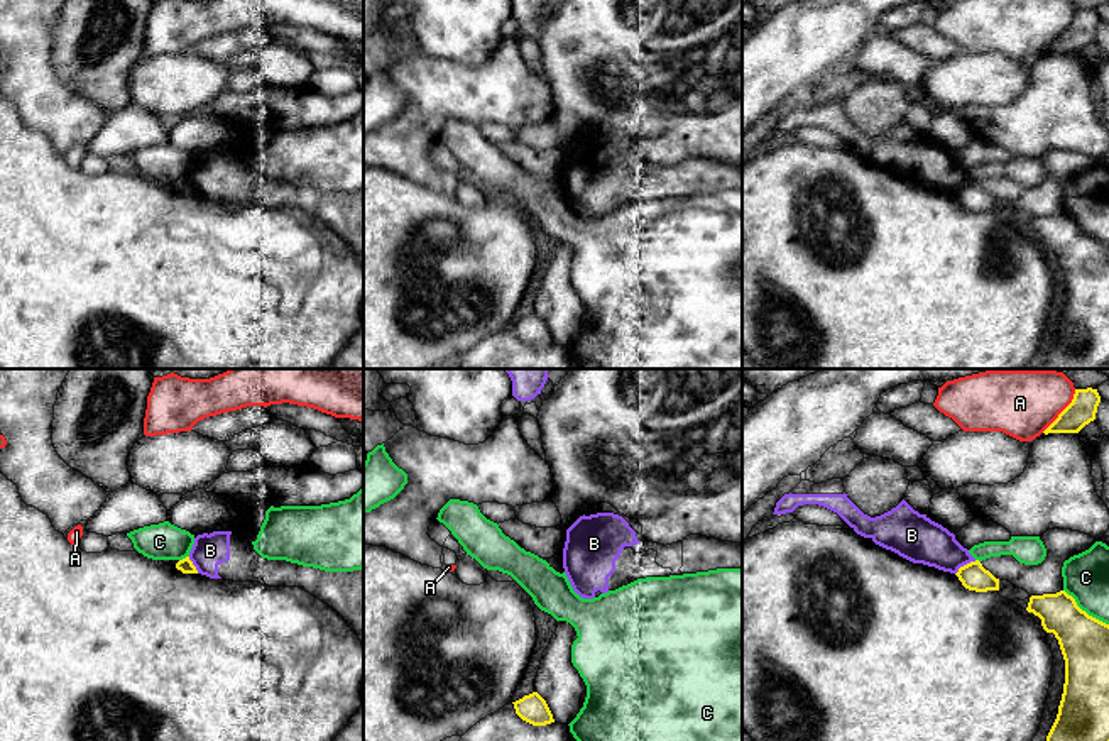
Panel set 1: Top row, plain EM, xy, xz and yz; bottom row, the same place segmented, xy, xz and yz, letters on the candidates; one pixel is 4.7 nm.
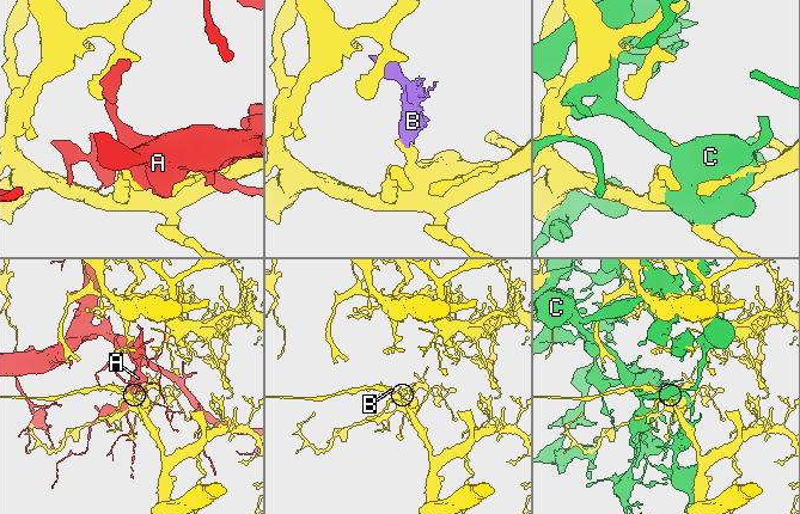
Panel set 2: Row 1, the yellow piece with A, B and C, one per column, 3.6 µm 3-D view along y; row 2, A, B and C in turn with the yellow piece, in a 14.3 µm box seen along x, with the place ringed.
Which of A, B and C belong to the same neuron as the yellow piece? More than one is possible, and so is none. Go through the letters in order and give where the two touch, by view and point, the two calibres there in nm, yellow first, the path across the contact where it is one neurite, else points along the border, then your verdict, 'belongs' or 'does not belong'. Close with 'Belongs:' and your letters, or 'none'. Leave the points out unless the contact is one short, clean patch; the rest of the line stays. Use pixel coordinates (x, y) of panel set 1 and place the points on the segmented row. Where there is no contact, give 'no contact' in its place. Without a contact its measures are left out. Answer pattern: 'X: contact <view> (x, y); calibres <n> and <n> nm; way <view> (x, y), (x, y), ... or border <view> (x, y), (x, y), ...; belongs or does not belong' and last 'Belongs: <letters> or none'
A: contact yz (1062, 411); calibres 140 and 320 nm; does not belong
B: contact yz (964, 565); calibres 130 and 220 nm; border yz (976, 560), (962, 565), (956, 574); does not belong
C: contact yz (1084, 611); calibres 240 and 220 nm; does not belong
Belongs: none

